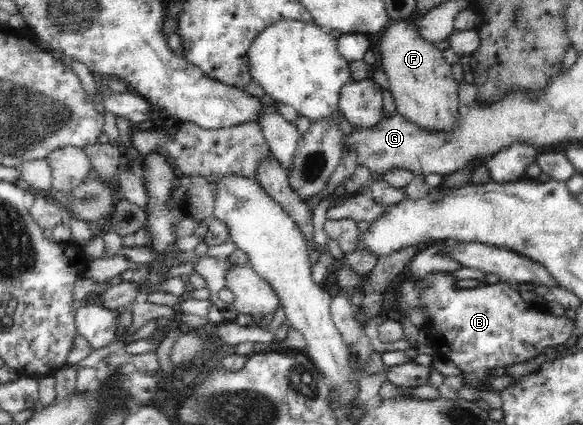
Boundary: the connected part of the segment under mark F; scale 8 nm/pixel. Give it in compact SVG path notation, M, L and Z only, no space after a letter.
M394 20L386 27L379 39L379 56L382 70L388 77L390 92L396 103L398 113L412 125L418 125L424 131L454 131L457 128L459 109L459 83L452 78L451 64L446 62L435 43L424 40L417 31L415 20Z

